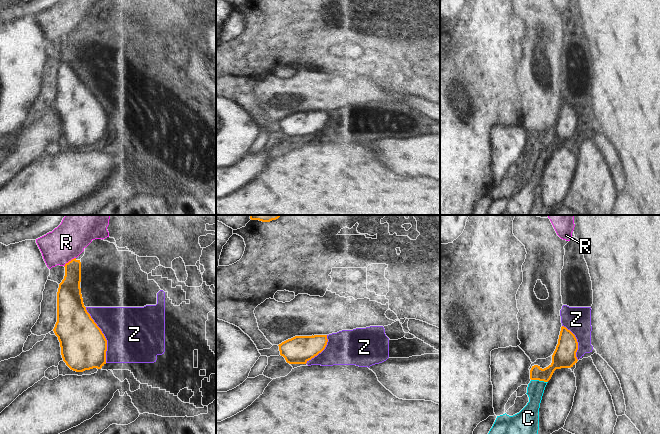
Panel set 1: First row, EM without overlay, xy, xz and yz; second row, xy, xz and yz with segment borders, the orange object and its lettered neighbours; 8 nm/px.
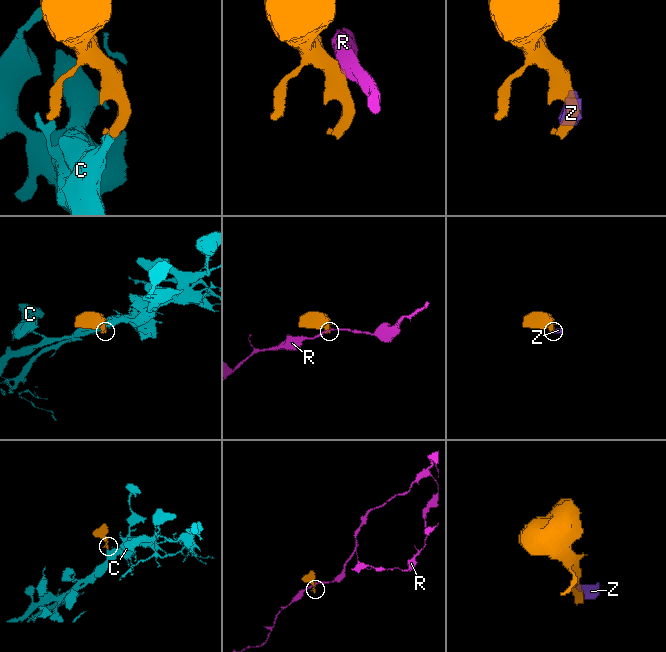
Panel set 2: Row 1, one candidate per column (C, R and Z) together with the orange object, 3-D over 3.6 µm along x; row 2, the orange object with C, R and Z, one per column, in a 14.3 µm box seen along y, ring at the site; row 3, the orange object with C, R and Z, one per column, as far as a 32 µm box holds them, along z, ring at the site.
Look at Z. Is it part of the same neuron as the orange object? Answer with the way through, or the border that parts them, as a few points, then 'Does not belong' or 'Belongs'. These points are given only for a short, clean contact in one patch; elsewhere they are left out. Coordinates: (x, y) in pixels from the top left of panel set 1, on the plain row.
Does not belong

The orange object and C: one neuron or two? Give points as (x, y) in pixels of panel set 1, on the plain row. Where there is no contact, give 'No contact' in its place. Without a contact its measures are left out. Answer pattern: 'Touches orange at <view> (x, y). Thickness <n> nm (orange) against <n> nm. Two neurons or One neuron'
Touches orange at yz (539, 156). Thickness 160 nm (orange) against 140 nm. One neuron

